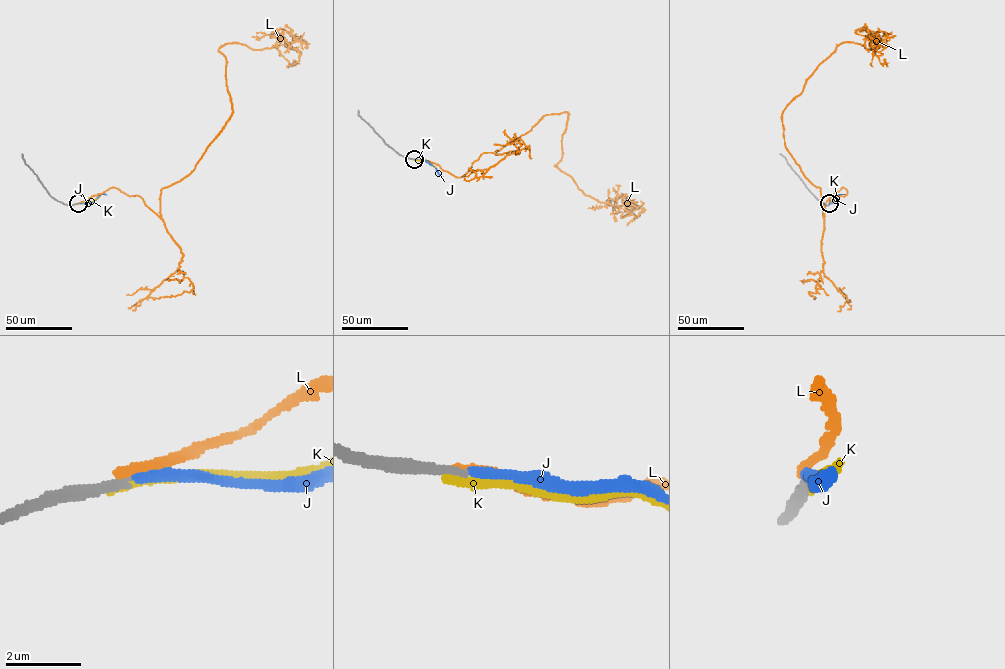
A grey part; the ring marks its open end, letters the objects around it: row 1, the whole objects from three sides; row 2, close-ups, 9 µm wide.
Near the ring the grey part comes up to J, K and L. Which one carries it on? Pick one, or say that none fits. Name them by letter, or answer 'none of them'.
J

